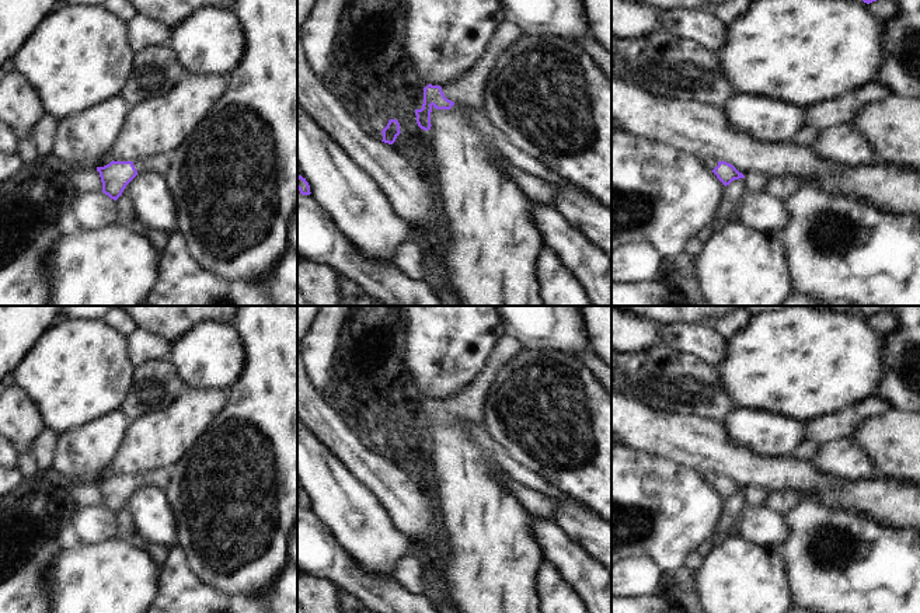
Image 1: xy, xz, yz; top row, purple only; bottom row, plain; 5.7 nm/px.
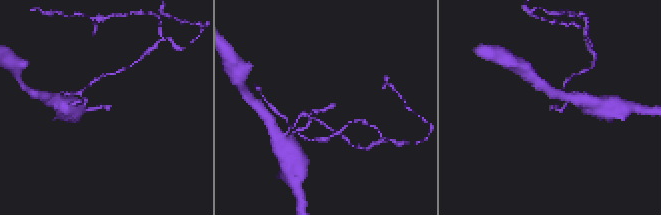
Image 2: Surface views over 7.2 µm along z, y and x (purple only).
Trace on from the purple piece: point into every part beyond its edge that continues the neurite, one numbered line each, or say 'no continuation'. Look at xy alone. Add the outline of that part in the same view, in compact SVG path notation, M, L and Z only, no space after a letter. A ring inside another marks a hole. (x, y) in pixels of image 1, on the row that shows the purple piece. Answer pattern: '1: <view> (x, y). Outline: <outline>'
1: xy (159, 164). Outline: M161 153L158 156L150 156L143 160L135 160L133 166L137 173L156 173L158 175L165 175L168 168L168 157L167 153Z

